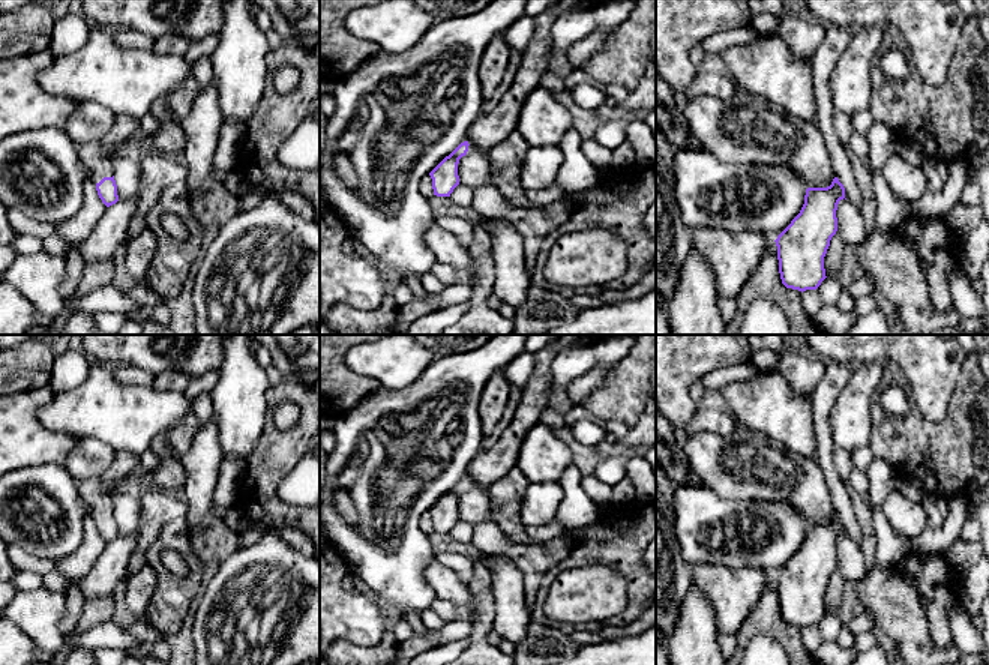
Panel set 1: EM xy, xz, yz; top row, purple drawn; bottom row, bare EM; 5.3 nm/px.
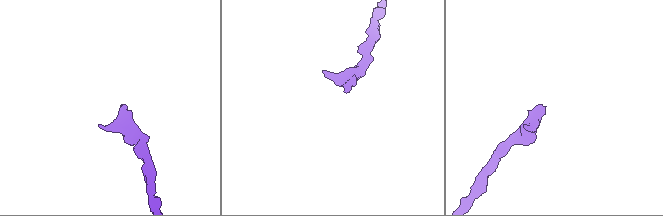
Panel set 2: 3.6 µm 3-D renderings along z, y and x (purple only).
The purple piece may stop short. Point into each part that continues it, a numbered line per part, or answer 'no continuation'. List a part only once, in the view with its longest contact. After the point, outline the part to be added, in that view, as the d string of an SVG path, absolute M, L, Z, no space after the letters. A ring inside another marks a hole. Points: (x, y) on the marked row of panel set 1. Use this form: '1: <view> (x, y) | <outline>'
1: xy (98, 159) | M101 141L78 146L77 152L95 183L99 183L104 177L114 176L111 153L102 147Z

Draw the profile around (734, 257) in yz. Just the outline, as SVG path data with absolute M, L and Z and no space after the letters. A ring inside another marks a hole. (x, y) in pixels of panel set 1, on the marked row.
M695 228L690 245L711 267L719 297L735 299L767 254L771 240L759 233Z

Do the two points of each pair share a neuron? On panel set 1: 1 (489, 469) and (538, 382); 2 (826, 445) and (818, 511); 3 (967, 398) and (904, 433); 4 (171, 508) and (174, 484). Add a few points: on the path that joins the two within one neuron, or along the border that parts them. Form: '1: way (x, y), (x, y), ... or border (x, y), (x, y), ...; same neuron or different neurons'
1: way (508, 448), (512, 433), (523, 422), (533, 403); same neuron
2: border (814, 457), (830, 491), (832, 506); different neurons
3: way (956, 416), (940, 433), (922, 433); same neuron
4: border (158, 487), (176, 494); different neurons

